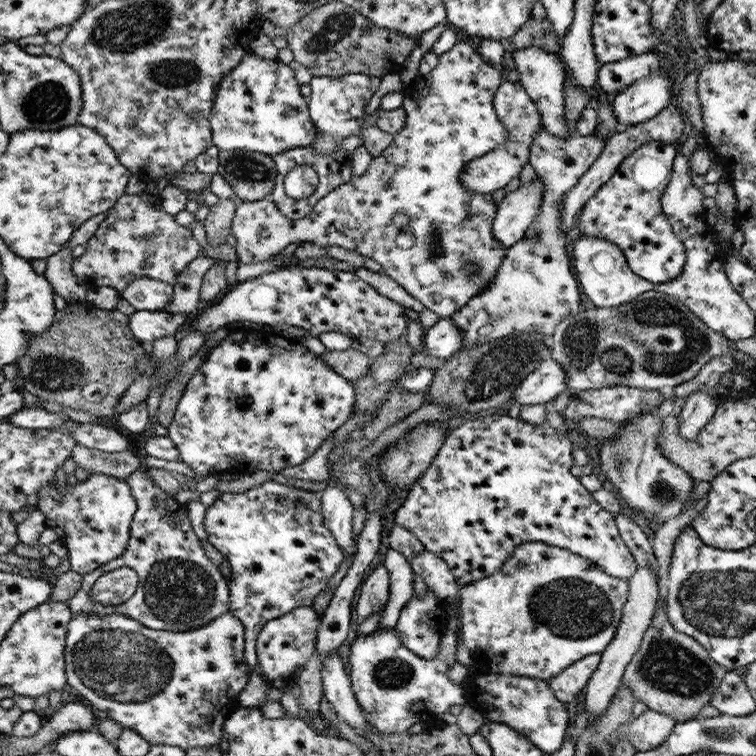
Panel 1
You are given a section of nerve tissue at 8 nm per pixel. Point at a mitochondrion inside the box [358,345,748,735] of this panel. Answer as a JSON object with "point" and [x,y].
{"point":[576,608]}

